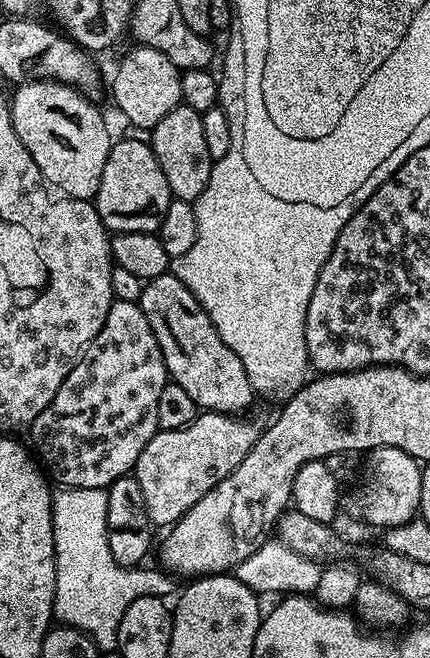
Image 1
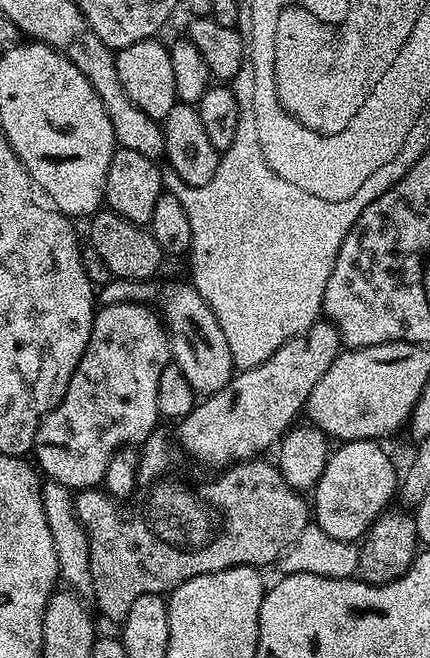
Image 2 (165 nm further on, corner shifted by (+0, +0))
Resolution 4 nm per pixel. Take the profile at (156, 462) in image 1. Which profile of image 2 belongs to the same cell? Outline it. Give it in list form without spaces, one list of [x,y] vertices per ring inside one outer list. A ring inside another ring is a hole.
[[[320,318],[317,324],[309,326],[305,332],[297,334],[293,340],[285,342],[281,348],[272,348],[270,358],[253,368],[237,371],[229,384],[222,390],[209,392],[197,403],[189,416],[179,421],[180,444],[192,456],[197,456],[204,464],[209,464],[215,470],[223,470],[231,465],[239,464],[264,454],[268,447],[279,441],[280,437],[297,423],[296,415],[305,411],[310,390],[318,386],[318,378],[330,370],[330,362],[342,351],[340,332],[329,324],[327,319]]]

